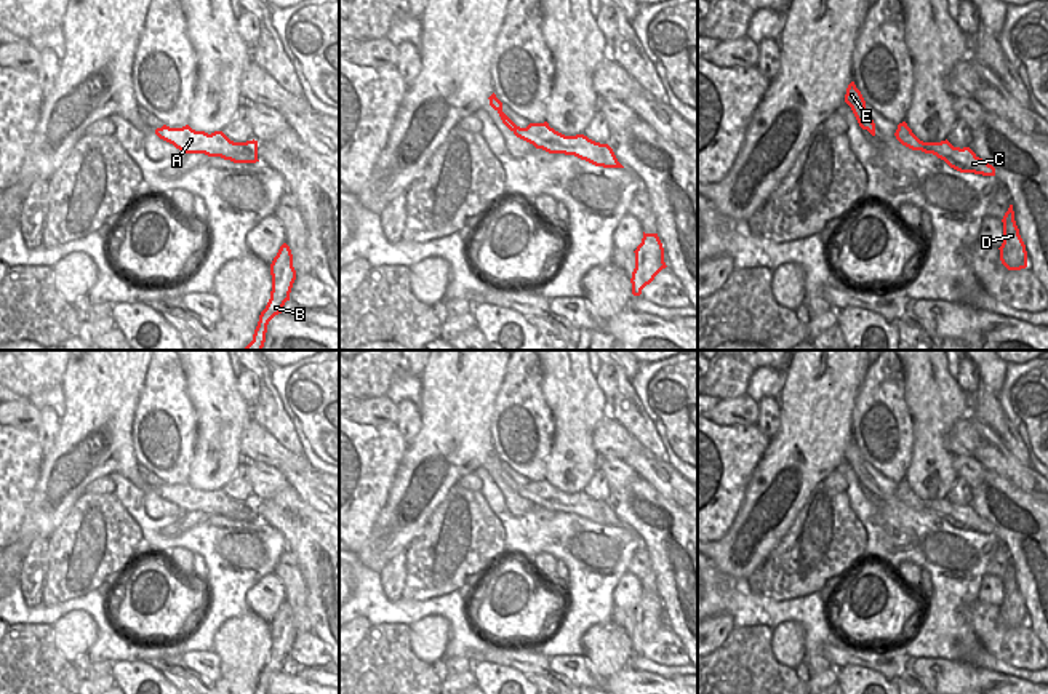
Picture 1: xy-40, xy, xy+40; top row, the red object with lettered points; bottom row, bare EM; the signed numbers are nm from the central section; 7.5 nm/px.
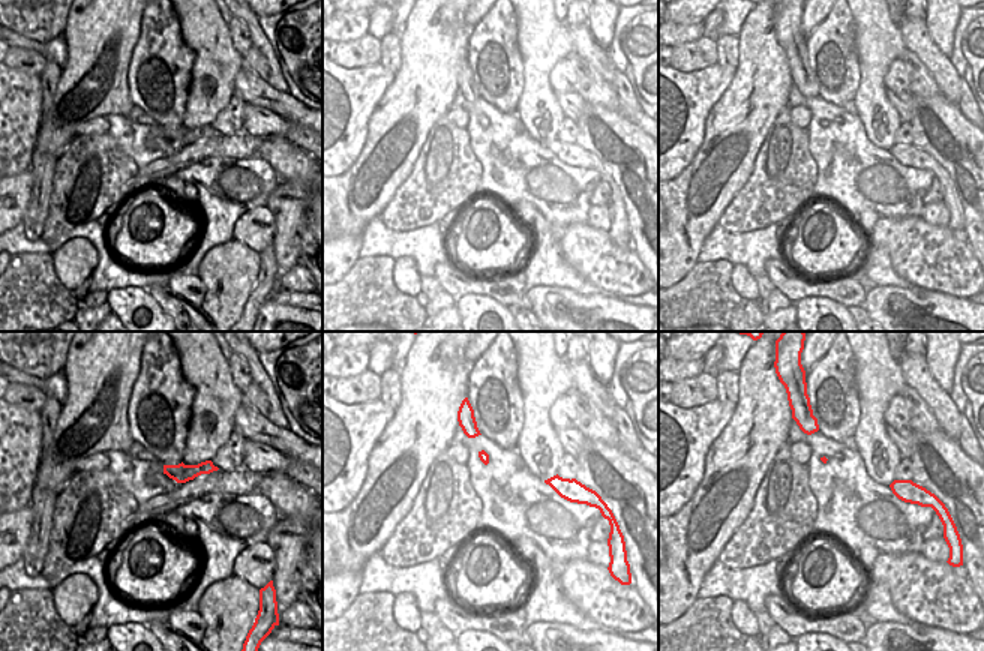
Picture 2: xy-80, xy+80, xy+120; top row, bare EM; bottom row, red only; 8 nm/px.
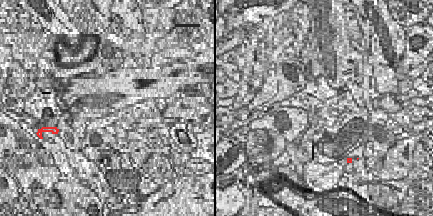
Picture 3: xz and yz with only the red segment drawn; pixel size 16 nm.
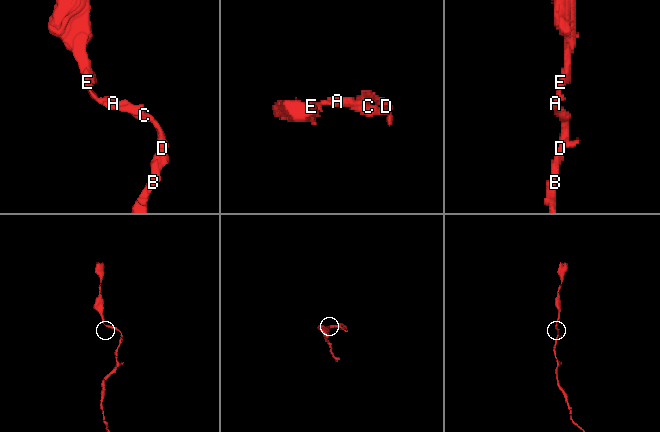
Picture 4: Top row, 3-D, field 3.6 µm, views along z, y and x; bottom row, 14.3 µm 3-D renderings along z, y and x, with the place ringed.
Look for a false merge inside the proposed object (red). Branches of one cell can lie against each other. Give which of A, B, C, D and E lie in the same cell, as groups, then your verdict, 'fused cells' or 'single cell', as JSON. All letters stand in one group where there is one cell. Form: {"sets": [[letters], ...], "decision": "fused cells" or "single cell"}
{"sets": [["A", "B", "C", "D", "E"]], "decision": "single cell"}

